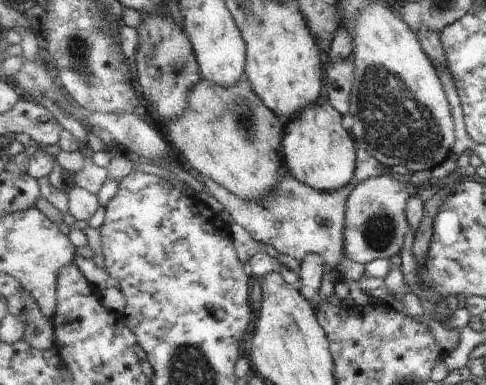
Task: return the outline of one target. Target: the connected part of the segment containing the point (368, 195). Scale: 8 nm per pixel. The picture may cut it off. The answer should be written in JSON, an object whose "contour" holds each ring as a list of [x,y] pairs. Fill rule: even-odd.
{"contour":[[[392,172],[369,178],[358,184],[347,202],[348,219],[344,229],[346,256],[353,262],[369,265],[378,259],[389,259],[400,254],[409,232],[409,220],[405,216],[407,200],[417,193],[409,182],[401,182]]]}

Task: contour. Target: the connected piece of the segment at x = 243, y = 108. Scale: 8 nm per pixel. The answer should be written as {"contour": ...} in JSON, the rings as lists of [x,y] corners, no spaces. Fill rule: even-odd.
{"contour":[[[202,78],[188,100],[190,108],[183,115],[172,119],[169,128],[170,140],[186,156],[192,171],[215,180],[246,202],[259,203],[260,199],[275,193],[279,182],[289,173],[283,155],[286,121],[262,102],[247,78],[231,87],[218,86]]]}

